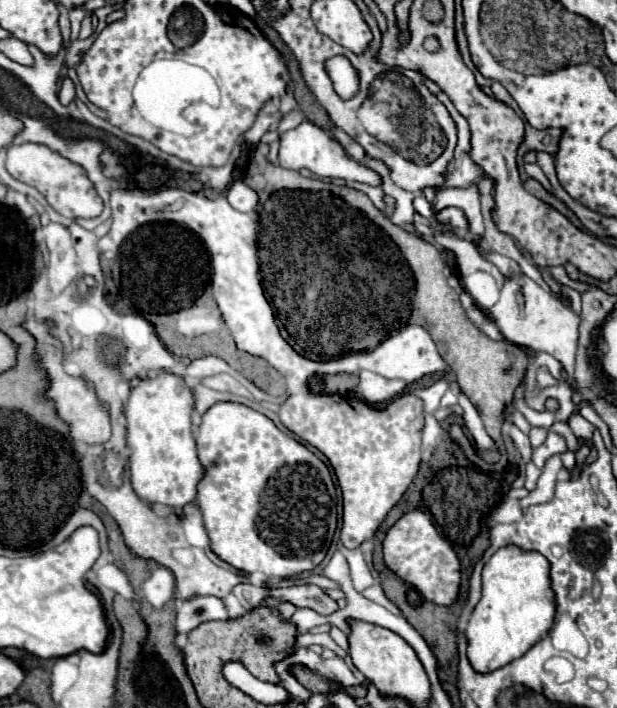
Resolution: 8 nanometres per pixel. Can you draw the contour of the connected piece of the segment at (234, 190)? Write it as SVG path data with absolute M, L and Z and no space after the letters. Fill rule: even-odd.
M237 180L227 192L227 202L239 212L253 212L257 206L257 192Z

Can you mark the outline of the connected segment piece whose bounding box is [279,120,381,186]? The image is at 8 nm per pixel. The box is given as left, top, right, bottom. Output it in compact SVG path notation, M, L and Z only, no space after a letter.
M307 120L303 124L299 124L297 128L279 134L279 166L291 168L291 170L307 168L321 178L343 178L343 180L355 180L355 182L367 182L371 186L379 186L379 182L381 182L373 170L369 170L363 164L349 158L337 140L329 138L325 130L317 128L315 124L311 124Z

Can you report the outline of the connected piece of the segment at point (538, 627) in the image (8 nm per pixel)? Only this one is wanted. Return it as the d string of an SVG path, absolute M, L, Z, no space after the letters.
M515 544L499 548L485 562L481 572L481 600L465 628L467 660L475 672L495 672L521 658L547 636L557 612L549 570L551 564L541 552L523 550Z

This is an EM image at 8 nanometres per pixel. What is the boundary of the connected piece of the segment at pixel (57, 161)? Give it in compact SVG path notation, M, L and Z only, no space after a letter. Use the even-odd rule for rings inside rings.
M21 144L21 146L9 146L7 150L7 172L31 186L35 186L39 192L45 194L47 202L63 216L77 220L77 218L95 218L103 210L103 202L93 190L93 184L87 180L81 166L69 162L67 158L59 156L51 148L43 144Z

